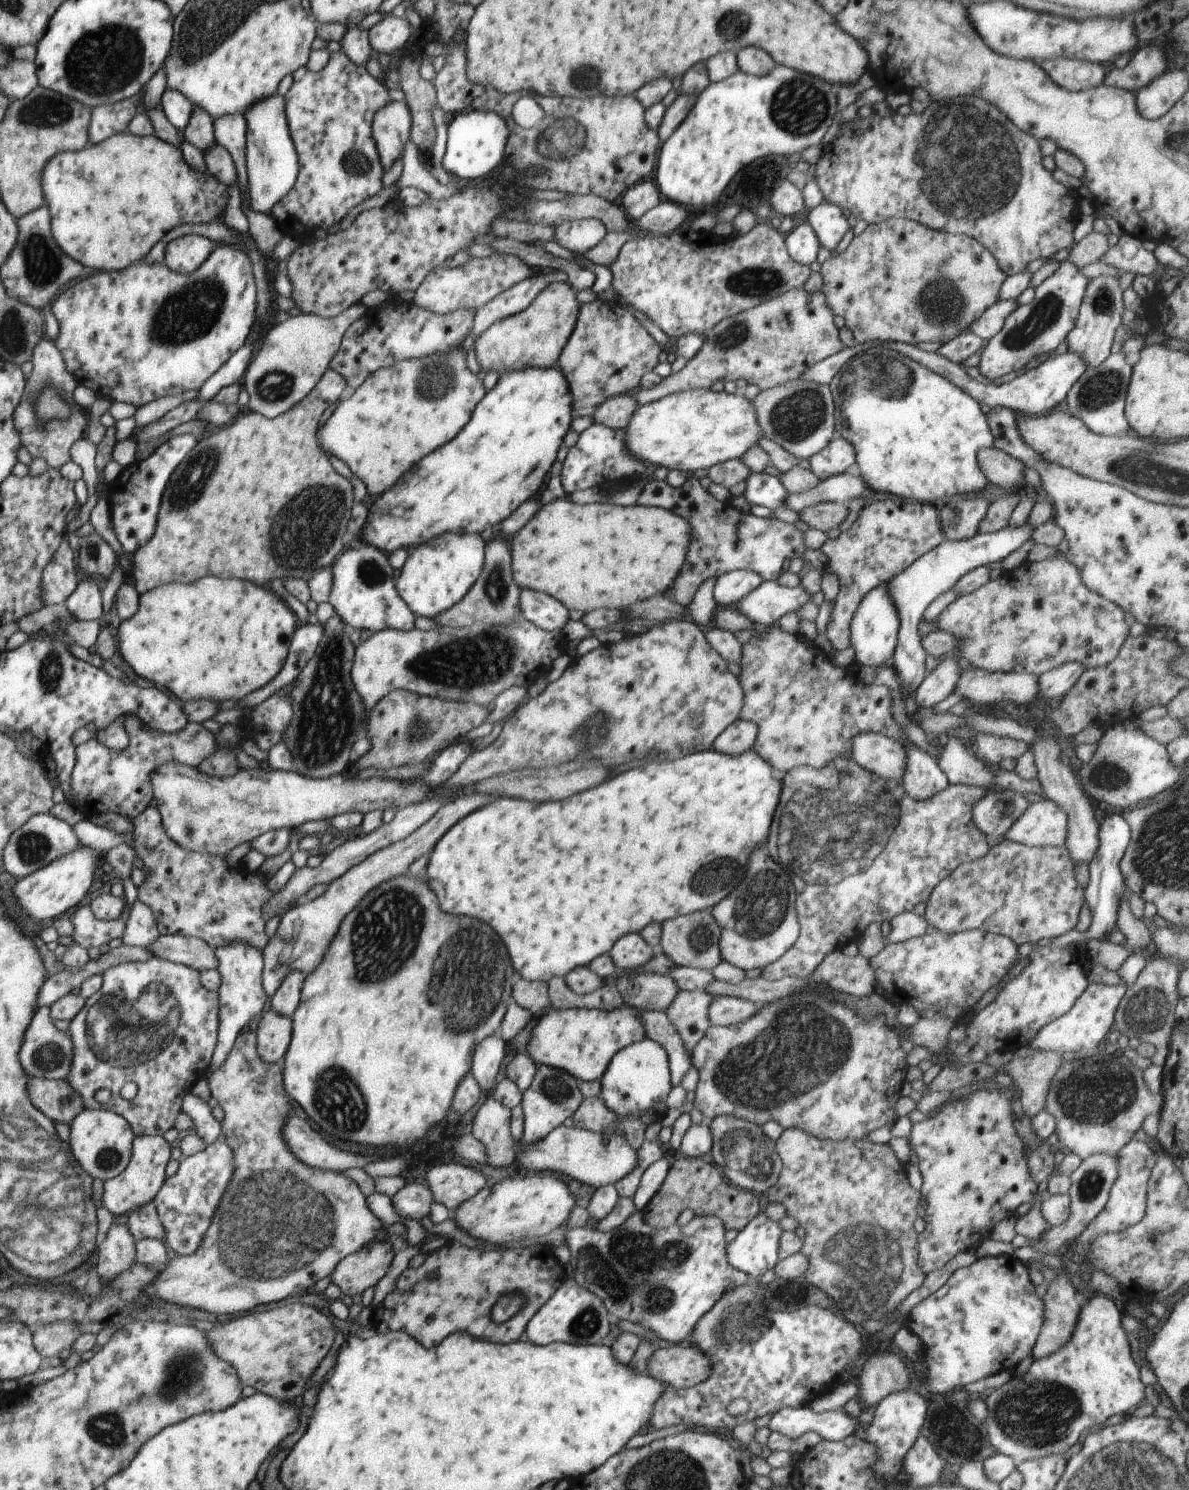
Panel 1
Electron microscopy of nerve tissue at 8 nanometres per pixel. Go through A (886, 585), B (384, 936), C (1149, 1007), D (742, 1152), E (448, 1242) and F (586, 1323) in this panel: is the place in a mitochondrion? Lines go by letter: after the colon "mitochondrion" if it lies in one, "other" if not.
A: other
B: mitochondrion
C: mitochondrion
D: mitochondrion
E: other
F: mitochondrion

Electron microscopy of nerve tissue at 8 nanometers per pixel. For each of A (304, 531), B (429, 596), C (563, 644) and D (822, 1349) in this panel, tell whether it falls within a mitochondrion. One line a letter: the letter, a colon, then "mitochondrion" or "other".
A: mitochondrion
B: other
C: other
D: other

